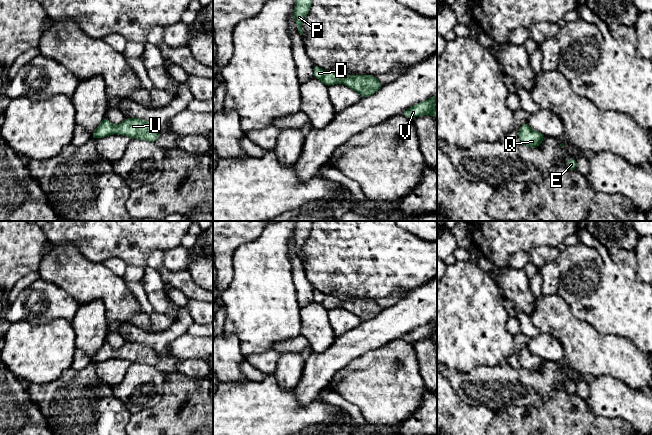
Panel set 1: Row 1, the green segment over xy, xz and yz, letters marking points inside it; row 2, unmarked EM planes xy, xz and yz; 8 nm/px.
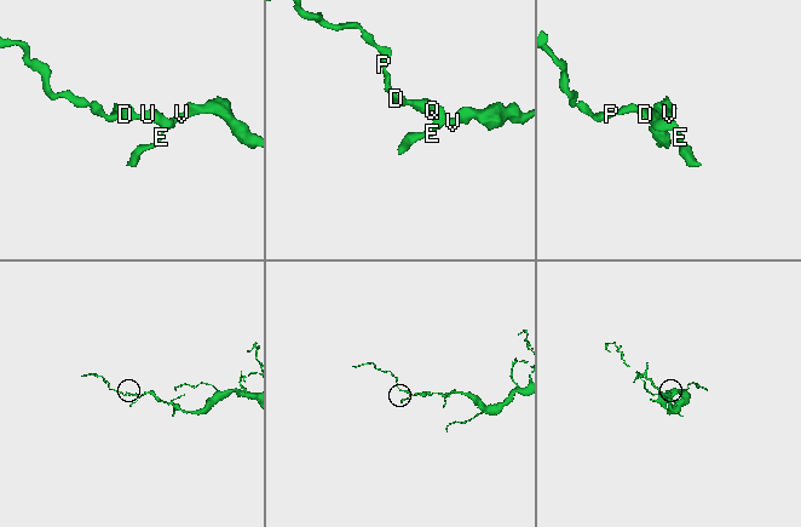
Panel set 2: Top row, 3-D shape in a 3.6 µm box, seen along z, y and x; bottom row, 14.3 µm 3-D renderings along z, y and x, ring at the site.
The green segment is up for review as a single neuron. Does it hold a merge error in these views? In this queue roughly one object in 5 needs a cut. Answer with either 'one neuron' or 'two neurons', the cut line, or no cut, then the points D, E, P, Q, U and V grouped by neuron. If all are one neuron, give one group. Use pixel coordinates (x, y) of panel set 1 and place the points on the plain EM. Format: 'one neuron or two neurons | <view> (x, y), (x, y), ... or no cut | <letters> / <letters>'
one neuron | no cut | D E P Q U V

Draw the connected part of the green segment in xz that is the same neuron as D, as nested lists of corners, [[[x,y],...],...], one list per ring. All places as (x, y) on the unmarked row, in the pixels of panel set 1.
[[[313,288],[313,295],[314,300],[328,311],[336,307],[343,307],[350,313],[357,315],[362,321],[373,319],[384,310],[377,304],[376,300],[372,299],[341,300],[337,297],[325,295],[315,288]]]

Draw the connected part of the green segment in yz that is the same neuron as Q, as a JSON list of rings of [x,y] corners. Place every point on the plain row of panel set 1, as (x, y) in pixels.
[[[527,346],[520,351],[518,359],[521,367],[534,373],[536,373],[545,362],[541,357],[532,354]]]

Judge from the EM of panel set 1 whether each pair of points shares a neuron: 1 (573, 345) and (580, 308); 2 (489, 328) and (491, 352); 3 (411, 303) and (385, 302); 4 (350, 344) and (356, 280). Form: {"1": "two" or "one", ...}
{"1": "two", "2": "one", "3": "two", "4": "two"}

